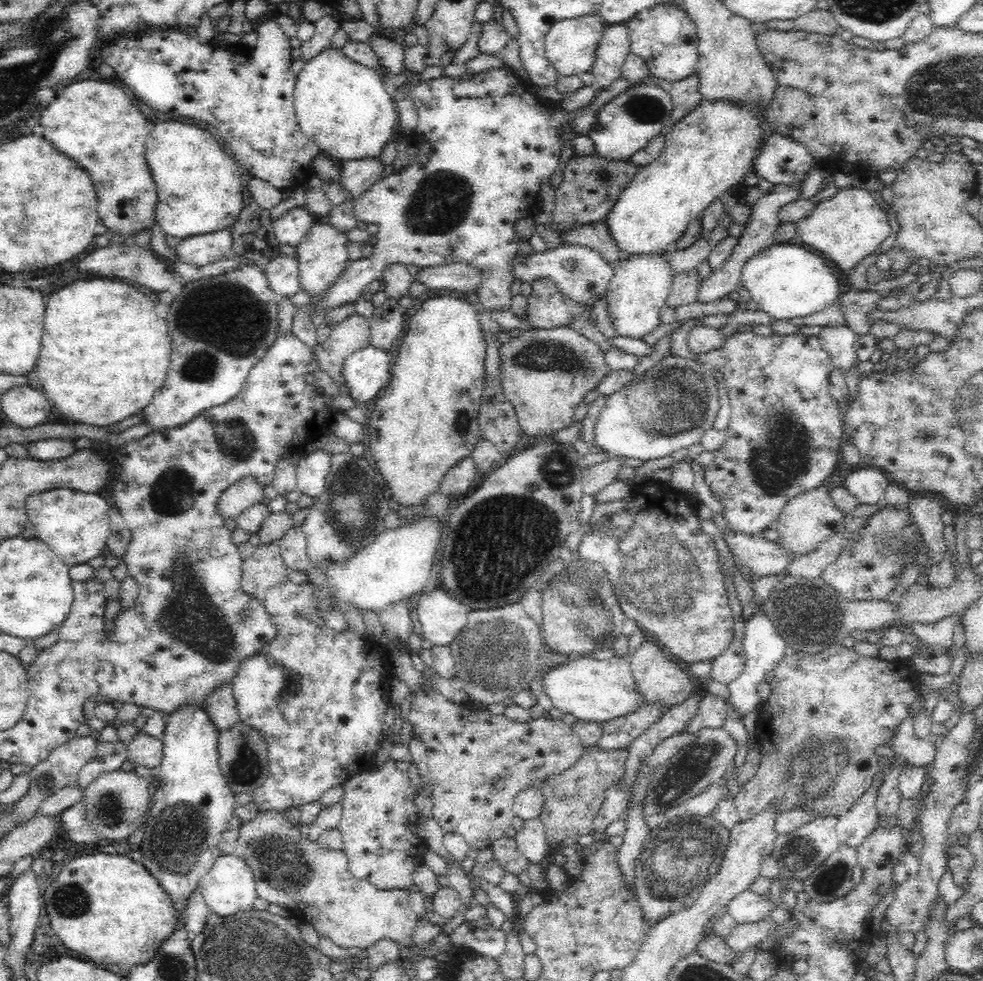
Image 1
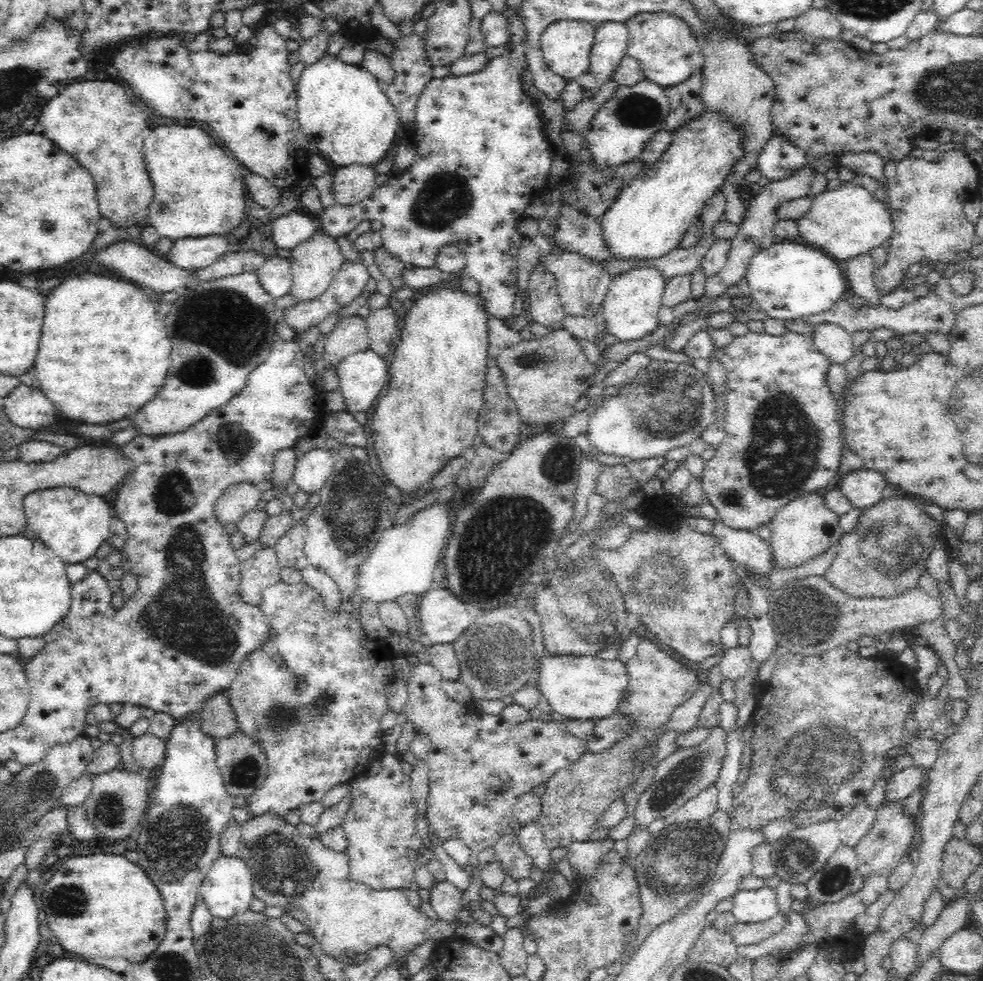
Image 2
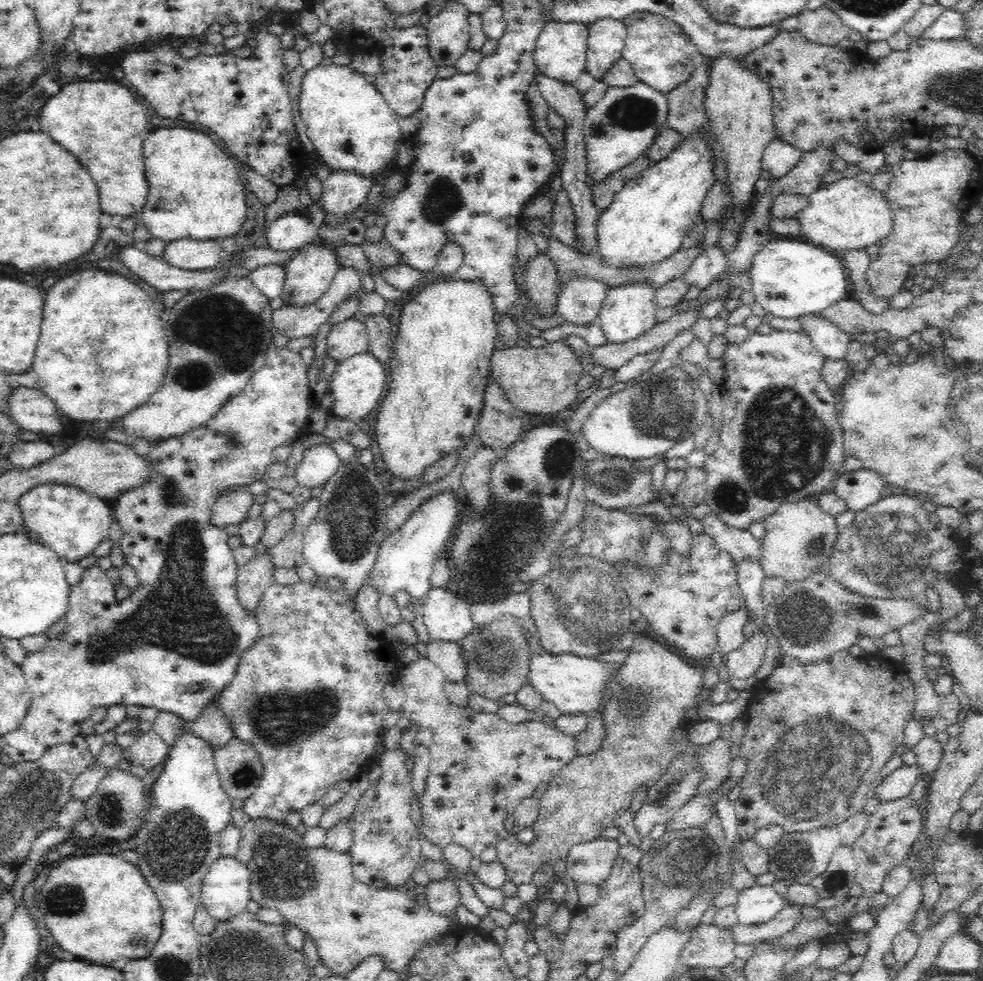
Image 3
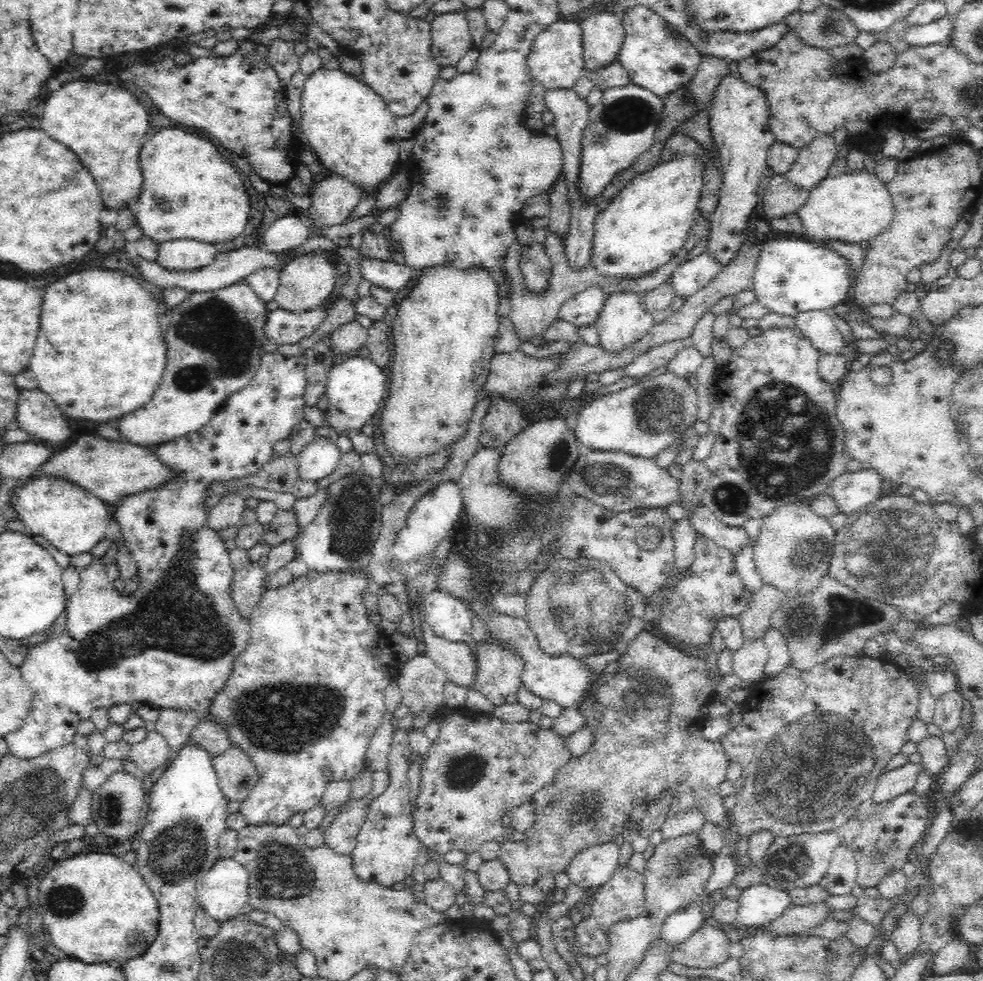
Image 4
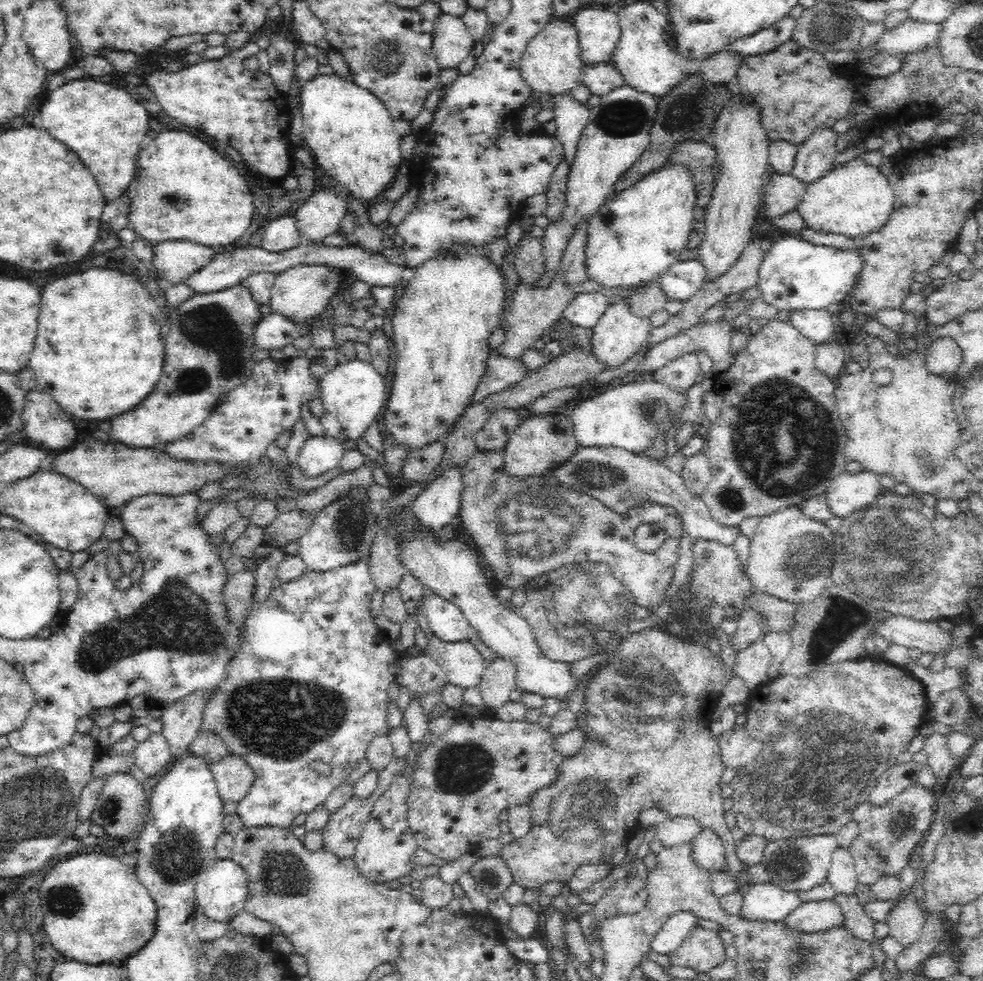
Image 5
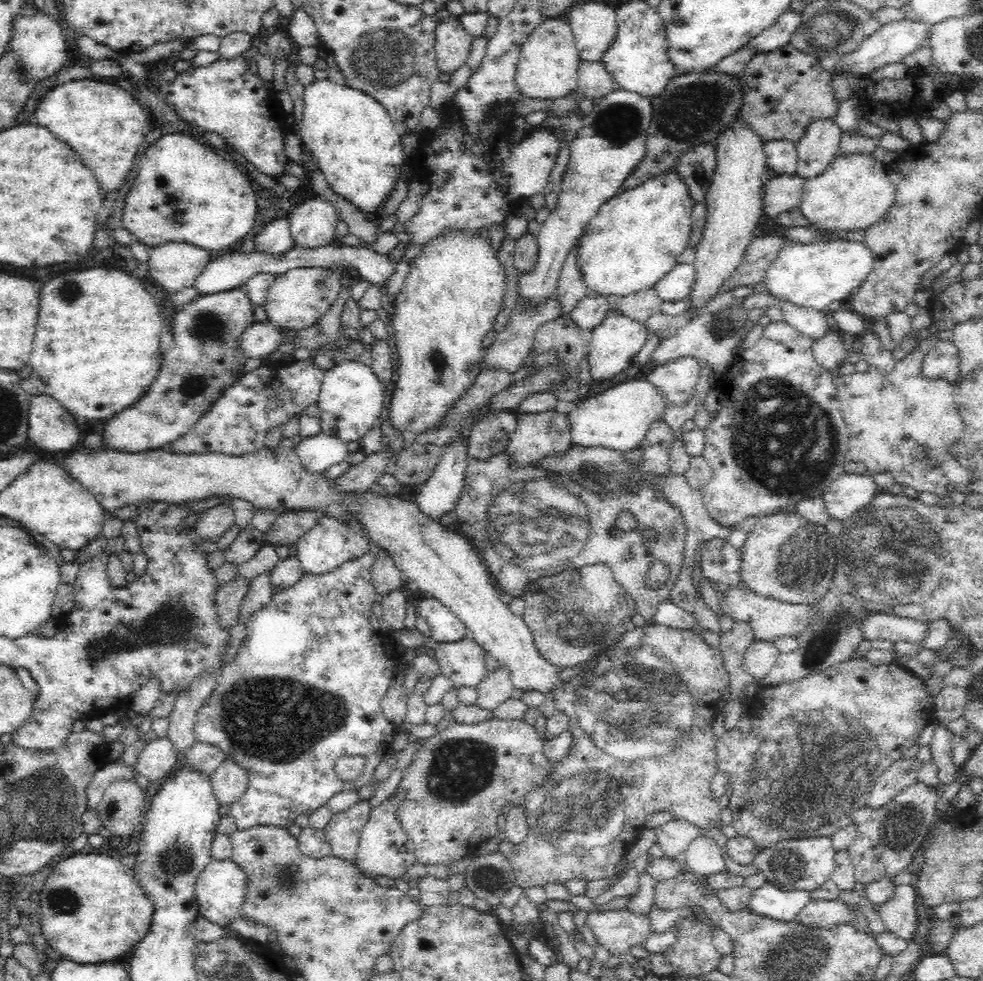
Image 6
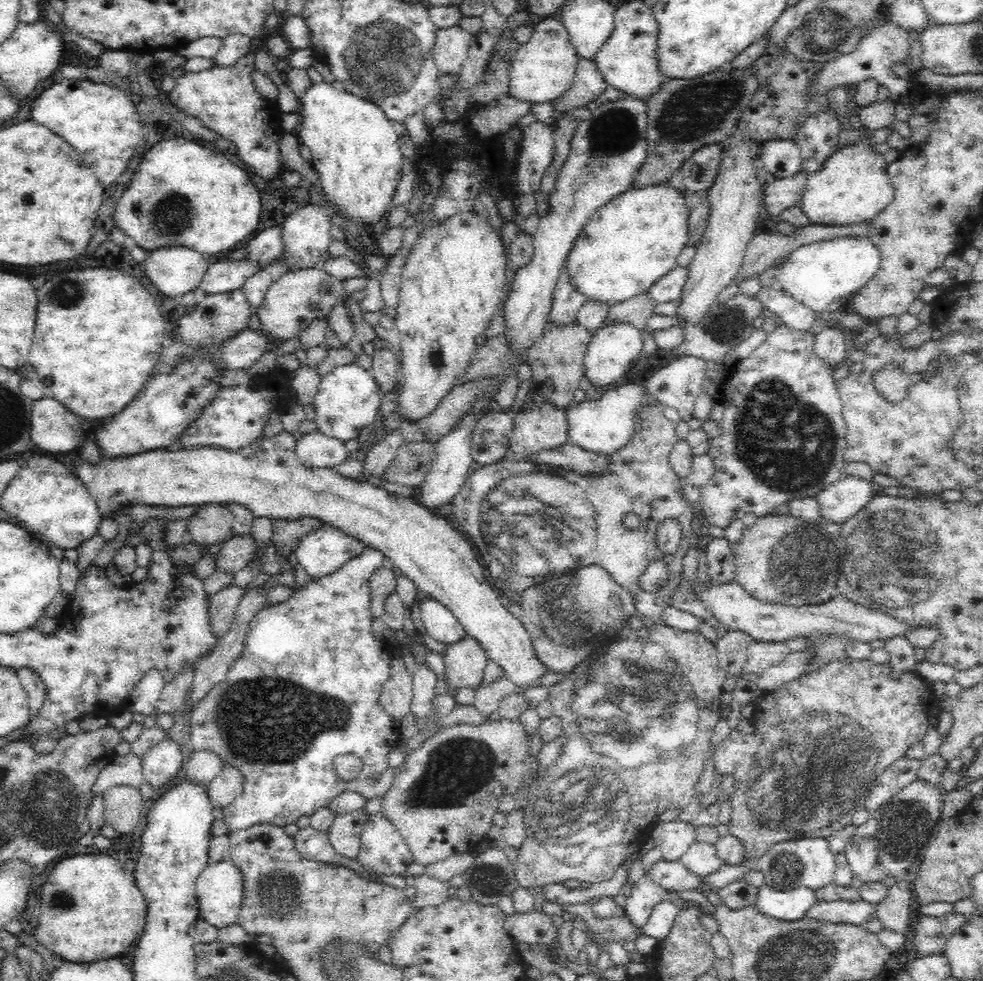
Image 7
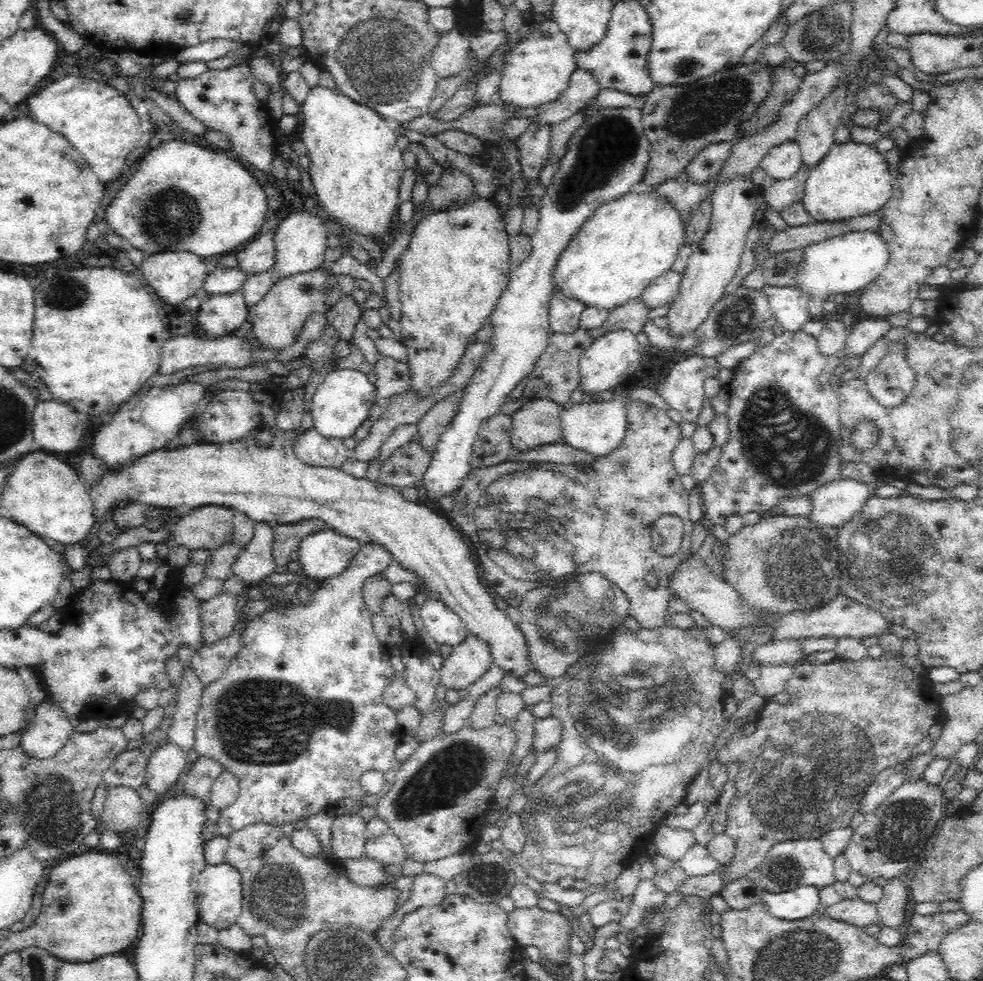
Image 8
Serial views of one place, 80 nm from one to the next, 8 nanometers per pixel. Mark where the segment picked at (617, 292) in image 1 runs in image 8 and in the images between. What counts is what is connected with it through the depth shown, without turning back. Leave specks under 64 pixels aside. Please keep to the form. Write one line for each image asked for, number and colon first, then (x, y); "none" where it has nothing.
2: (630, 309)
3: (629, 310)
4: (623, 319)
5: (619, 331)
6: (612, 345)
7: (613, 349)
8: (613, 356)

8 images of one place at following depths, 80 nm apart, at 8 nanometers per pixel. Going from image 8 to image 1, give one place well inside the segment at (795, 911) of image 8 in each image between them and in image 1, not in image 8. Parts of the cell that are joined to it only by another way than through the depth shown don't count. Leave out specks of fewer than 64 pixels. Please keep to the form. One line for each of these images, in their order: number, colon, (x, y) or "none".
1: (749, 907)
2: (749, 907)
3: (759, 904)
4: (758, 905)
5: (764, 902)
6: (769, 902)
7: (790, 906)

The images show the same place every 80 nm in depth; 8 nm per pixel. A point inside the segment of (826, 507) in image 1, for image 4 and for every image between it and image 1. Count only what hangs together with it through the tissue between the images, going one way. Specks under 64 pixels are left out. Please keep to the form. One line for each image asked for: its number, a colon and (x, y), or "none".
2: (803, 528)
3: (799, 536)
4: (793, 549)

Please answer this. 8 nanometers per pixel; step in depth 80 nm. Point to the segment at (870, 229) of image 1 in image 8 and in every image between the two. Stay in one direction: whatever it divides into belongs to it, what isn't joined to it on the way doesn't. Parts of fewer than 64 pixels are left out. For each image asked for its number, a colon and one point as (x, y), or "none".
2: (844, 223)
3: (848, 214)
4: (853, 208)
5: (855, 200)
6: (855, 193)
7: (853, 186)
8: (852, 180)

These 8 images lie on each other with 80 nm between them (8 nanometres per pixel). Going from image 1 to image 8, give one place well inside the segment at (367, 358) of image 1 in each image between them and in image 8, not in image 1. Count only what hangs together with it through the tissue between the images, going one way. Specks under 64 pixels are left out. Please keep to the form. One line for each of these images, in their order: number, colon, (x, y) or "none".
2: (364, 375)
3: (358, 383)
4: (356, 387)
5: (353, 394)
6: (351, 398)
7: (349, 398)
8: (343, 401)

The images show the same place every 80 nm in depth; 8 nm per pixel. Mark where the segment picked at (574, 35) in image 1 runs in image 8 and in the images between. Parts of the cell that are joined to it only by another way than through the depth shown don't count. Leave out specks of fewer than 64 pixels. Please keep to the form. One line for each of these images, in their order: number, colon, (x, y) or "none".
2: (566, 45)
3: (560, 51)
4: (557, 59)
5: (552, 64)
6: (547, 67)
7: (544, 68)
8: (537, 70)

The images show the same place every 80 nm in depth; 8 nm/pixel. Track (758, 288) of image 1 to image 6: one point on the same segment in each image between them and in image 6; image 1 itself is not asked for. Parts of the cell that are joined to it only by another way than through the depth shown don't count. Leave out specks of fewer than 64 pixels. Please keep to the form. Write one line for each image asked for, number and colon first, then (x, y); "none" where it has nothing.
2: (789, 280)
3: (790, 279)
4: (791, 276)
5: (795, 274)
6: (808, 275)

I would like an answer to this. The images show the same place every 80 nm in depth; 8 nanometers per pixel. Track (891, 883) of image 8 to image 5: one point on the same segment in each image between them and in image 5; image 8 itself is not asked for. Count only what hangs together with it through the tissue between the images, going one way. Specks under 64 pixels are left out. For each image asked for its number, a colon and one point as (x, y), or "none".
5: (906, 921)
6: (899, 914)
7: (894, 912)

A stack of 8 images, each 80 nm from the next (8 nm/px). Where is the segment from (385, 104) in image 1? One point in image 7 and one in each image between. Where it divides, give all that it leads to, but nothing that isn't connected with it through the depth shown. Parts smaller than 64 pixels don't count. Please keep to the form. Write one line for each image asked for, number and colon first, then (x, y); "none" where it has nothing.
2: (341, 107)
3: (352, 127)
4: (348, 126)
5: (349, 132)
6: (351, 137)
7: (354, 147)

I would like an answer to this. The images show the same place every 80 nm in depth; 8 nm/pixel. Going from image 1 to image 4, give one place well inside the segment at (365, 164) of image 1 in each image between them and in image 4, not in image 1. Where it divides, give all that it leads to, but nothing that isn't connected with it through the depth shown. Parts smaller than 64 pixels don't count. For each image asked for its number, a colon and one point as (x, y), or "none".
2: (351, 183)
3: (342, 192)
4: (334, 198)

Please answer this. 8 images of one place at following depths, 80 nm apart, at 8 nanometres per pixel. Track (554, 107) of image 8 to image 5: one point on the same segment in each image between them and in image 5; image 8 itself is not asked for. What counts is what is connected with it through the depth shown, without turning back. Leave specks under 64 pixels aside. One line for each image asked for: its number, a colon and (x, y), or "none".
5: (601, 78)
6: (594, 80)
7: (589, 83)

